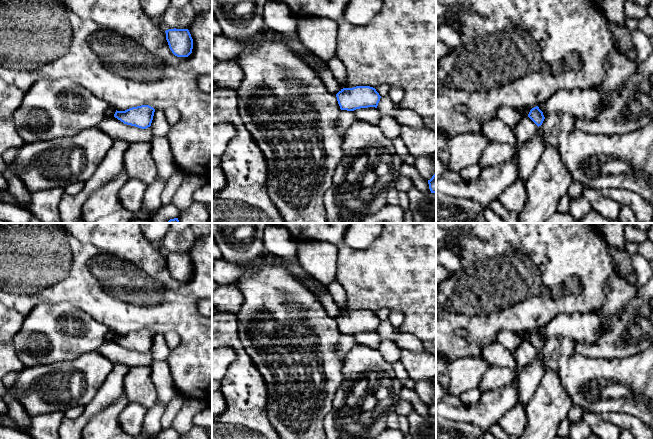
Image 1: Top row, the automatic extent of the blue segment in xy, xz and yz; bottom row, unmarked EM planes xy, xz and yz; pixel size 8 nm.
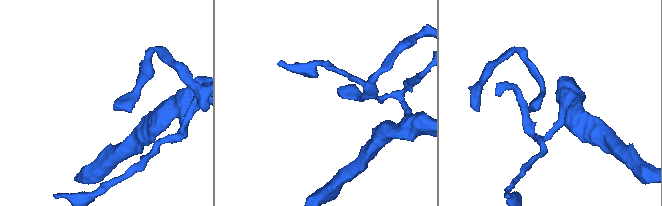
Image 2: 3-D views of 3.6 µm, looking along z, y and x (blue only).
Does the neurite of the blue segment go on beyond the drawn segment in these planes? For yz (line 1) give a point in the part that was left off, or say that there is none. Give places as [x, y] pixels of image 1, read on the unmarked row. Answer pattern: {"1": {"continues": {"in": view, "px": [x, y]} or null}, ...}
{"1": {"continues": null}}

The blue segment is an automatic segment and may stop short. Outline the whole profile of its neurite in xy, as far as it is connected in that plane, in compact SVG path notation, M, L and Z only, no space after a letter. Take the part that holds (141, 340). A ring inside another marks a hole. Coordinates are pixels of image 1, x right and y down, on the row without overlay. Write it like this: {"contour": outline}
{"contour": "M141 329L129 332L125 335L117 335L114 341L124 348L146 353L151 350L155 333L149 329Z"}

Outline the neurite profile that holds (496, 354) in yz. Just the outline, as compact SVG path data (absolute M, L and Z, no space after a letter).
M497 341L483 347L483 359L487 360L491 366L507 367L511 370L518 368L512 352Z

